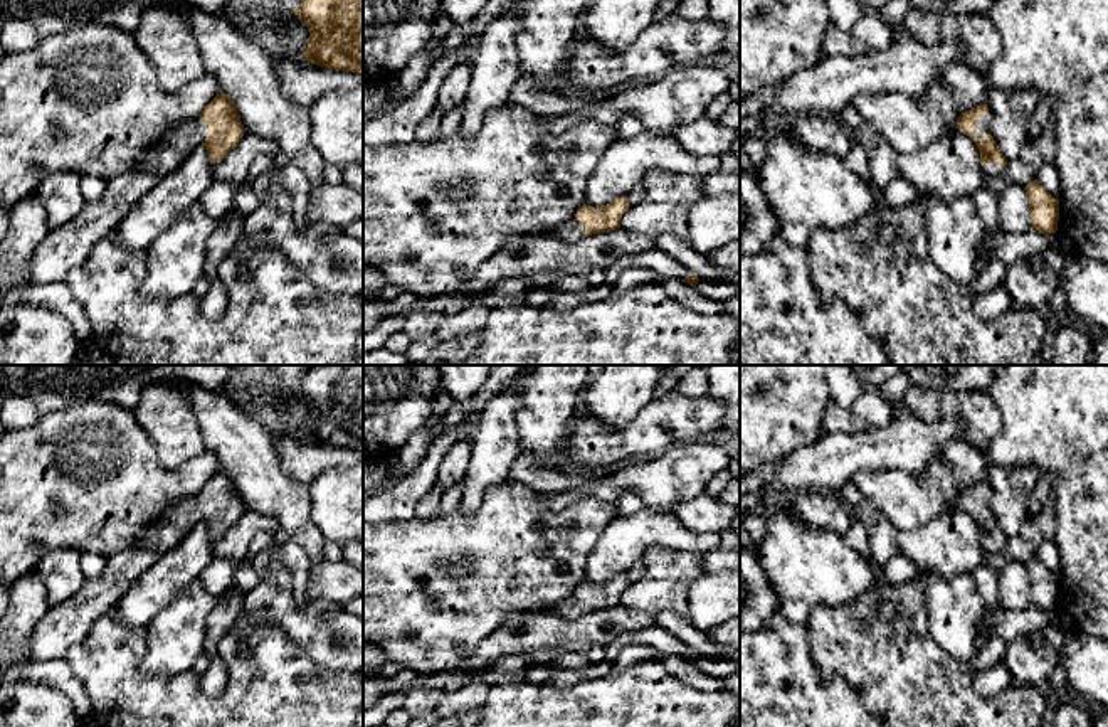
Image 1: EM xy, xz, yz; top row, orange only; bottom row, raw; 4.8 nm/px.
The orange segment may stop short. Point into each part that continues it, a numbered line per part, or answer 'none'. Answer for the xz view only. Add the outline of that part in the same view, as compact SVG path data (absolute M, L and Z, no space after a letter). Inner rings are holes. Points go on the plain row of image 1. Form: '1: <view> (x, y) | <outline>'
1: xz (570, 608) | M573 592L565 601L557 602L548 609L543 609L541 613L550 613L562 618L575 619L585 614L585 606L578 601L577 594Z

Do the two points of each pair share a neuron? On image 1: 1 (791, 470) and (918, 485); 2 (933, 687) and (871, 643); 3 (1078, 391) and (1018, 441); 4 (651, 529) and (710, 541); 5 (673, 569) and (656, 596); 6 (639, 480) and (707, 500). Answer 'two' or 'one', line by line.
1: two
2: one
3: one
4: one
5: one
6: two

